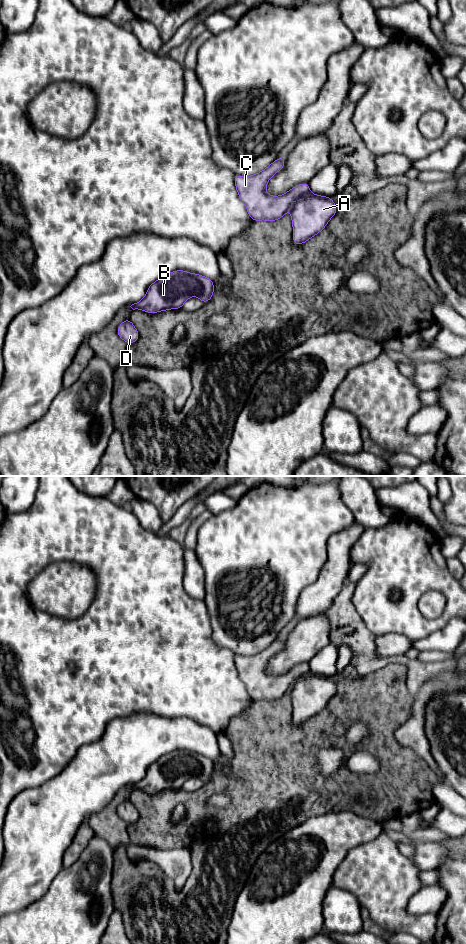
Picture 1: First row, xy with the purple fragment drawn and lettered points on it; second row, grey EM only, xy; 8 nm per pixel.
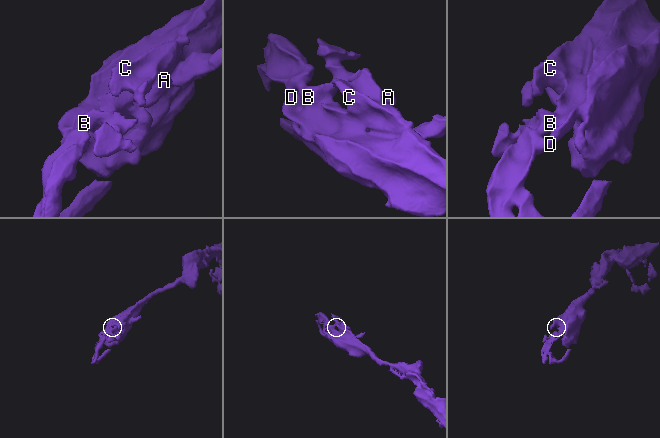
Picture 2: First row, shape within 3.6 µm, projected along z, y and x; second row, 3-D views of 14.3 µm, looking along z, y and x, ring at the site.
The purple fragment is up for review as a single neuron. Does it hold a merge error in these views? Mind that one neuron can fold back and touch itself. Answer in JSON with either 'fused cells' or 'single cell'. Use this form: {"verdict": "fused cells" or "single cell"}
{"verdict": "single cell"}

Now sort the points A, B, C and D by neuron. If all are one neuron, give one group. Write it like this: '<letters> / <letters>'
A B C D

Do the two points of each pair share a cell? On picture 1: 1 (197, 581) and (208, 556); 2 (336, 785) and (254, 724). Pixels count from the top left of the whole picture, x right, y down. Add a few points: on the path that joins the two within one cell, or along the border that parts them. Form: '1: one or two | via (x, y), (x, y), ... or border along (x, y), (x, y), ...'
1: two | border along (194, 550), (204, 573), (204, 590), (206, 592)
2: one | via (316, 785), (274, 744)

